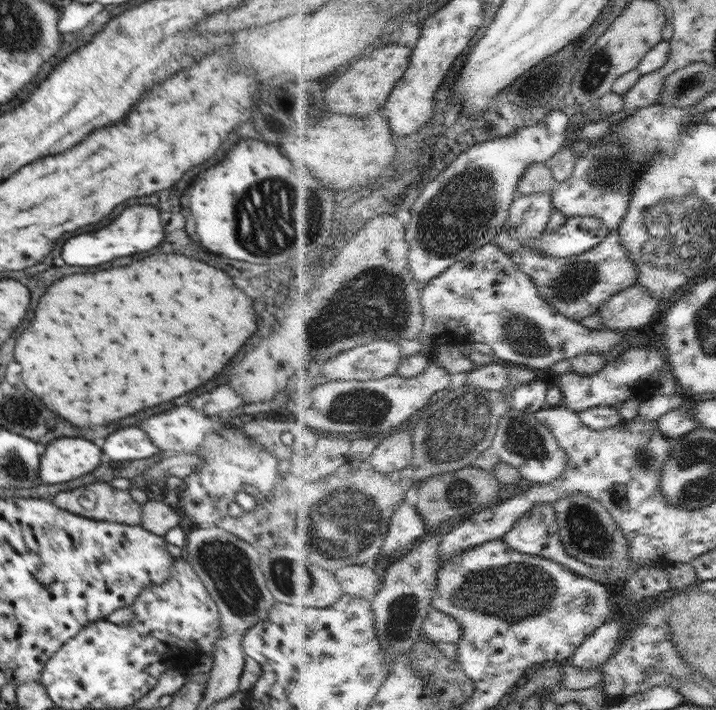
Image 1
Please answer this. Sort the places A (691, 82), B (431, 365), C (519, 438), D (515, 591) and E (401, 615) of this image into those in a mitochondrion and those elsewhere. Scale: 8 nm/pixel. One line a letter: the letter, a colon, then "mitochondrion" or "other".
A: mitochondrion
B: other
C: mitochondrion
D: mitochondrion
E: mitochondrion

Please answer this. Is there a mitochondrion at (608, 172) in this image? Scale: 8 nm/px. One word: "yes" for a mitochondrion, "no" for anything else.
yes

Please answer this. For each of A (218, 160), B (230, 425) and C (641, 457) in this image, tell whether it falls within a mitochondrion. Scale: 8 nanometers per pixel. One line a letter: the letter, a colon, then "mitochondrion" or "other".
A: other
B: other
C: mitochondrion

